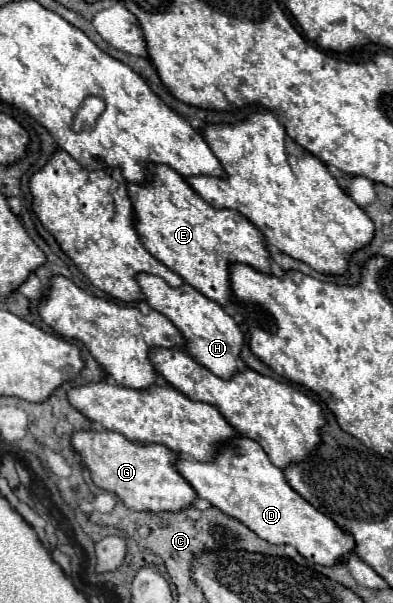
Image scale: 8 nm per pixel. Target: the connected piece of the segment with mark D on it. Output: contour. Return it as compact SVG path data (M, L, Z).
M248 437L230 439L218 451L218 459L214 463L180 459L176 467L200 499L210 501L222 513L242 521L260 539L272 545L292 545L304 559L324 567L334 567L342 563L344 557L354 555L352 549L356 547L356 541L352 541L336 521L302 499L288 485L284 473L268 459L264 449Z

